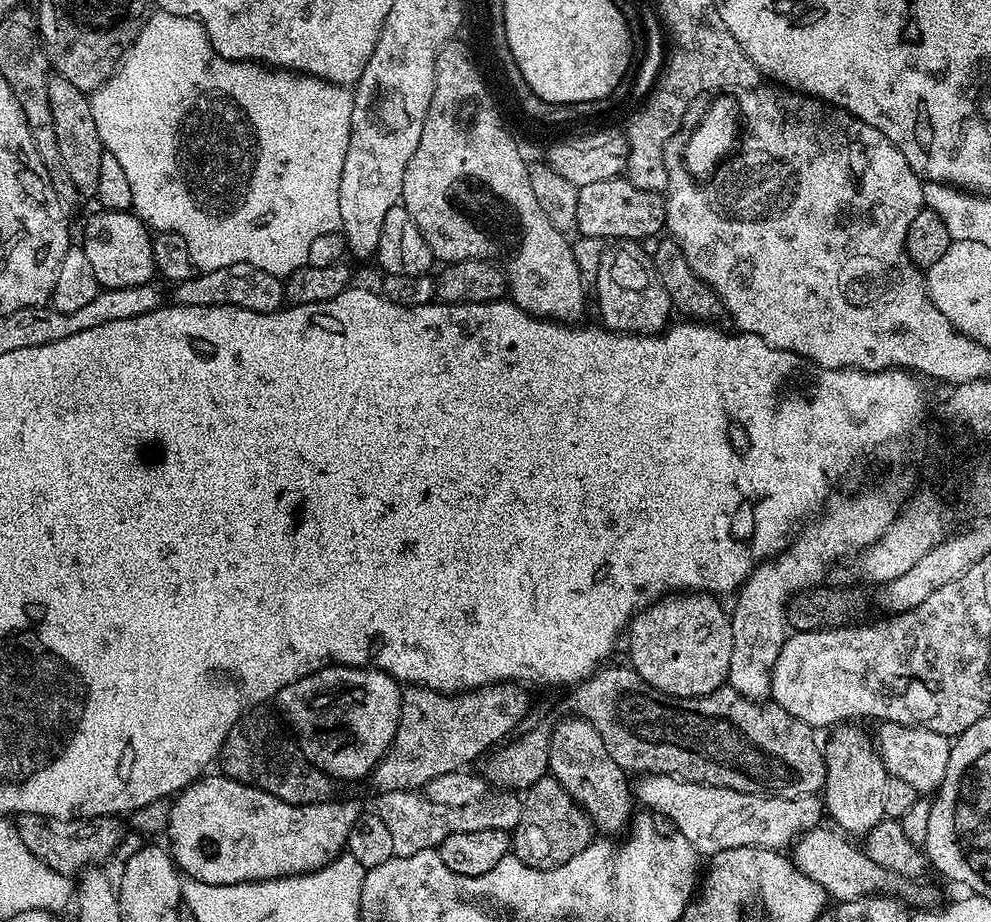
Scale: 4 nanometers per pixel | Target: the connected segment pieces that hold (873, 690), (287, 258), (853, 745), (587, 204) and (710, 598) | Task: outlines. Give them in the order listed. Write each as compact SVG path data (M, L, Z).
M825 626L819 632L796 630L780 645L778 658L772 663L770 693L779 711L789 712L815 730L831 729L833 726L843 725L840 724L843 720L869 716L875 722L911 724L949 738L955 738L966 731L970 716L956 708L954 689L940 688L935 696L927 688L927 683L912 682L895 700L884 693L886 691L883 687L872 684L872 680L868 680L864 672L856 672L856 676L852 676L852 668L840 668L840 660L852 660L852 652L848 652L848 648L840 652L840 636L844 636L844 632L837 632L834 626Z
M156 10L145 19L143 28L112 77L91 93L90 99L94 126L98 126L103 151L112 152L114 158L118 158L118 166L126 170L126 182L130 182L132 195L131 211L157 233L181 235L200 272L248 264L251 268L266 270L266 274L287 278L308 264L310 242L314 242L318 234L330 234L340 228L338 182L342 182L342 162L346 162L352 129L352 92L345 85L331 84L317 76L301 75L291 70L277 70L260 62L231 60L216 52L208 37L208 29L196 17Z
M844 730L831 733L833 736L828 740L828 748L826 746L822 800L827 815L836 819L837 829L848 834L866 834L871 828L878 826L880 820L885 819L884 791L890 777L877 751L870 747L869 737L867 740L860 732L840 731Z
M626 178L590 182L578 190L578 210L575 231L584 236L605 236L615 242L644 242L647 236L665 227L664 196L655 192L638 190Z
M672 594L632 617L626 629L627 663L647 684L673 698L706 697L726 684L732 665L732 618L712 594Z

